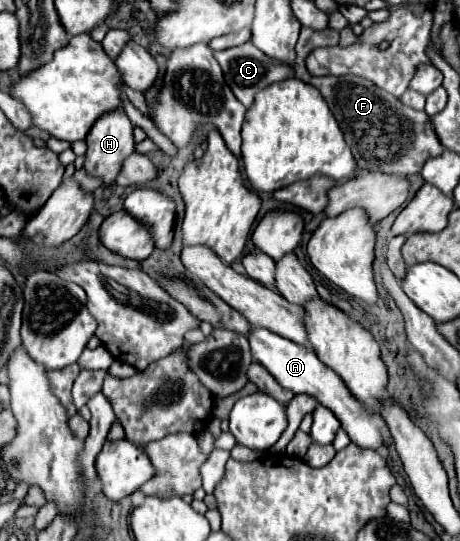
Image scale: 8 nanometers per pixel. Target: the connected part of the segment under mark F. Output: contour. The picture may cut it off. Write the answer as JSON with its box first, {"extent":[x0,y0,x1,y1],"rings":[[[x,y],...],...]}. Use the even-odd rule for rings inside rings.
{"extent":[295,29,443,175],"rings":[[[301,29],[299,41],[297,41],[297,59],[295,59],[295,77],[315,85],[323,97],[327,99],[347,145],[351,147],[351,153],[361,169],[367,171],[381,171],[381,173],[393,173],[393,175],[415,175],[423,169],[425,161],[429,157],[439,157],[443,153],[443,145],[433,133],[431,119],[425,111],[411,109],[403,105],[397,97],[385,93],[383,89],[377,89],[369,79],[363,77],[315,77],[307,71],[305,59],[307,55],[317,47],[331,47],[339,43],[339,31],[335,29]]]}

